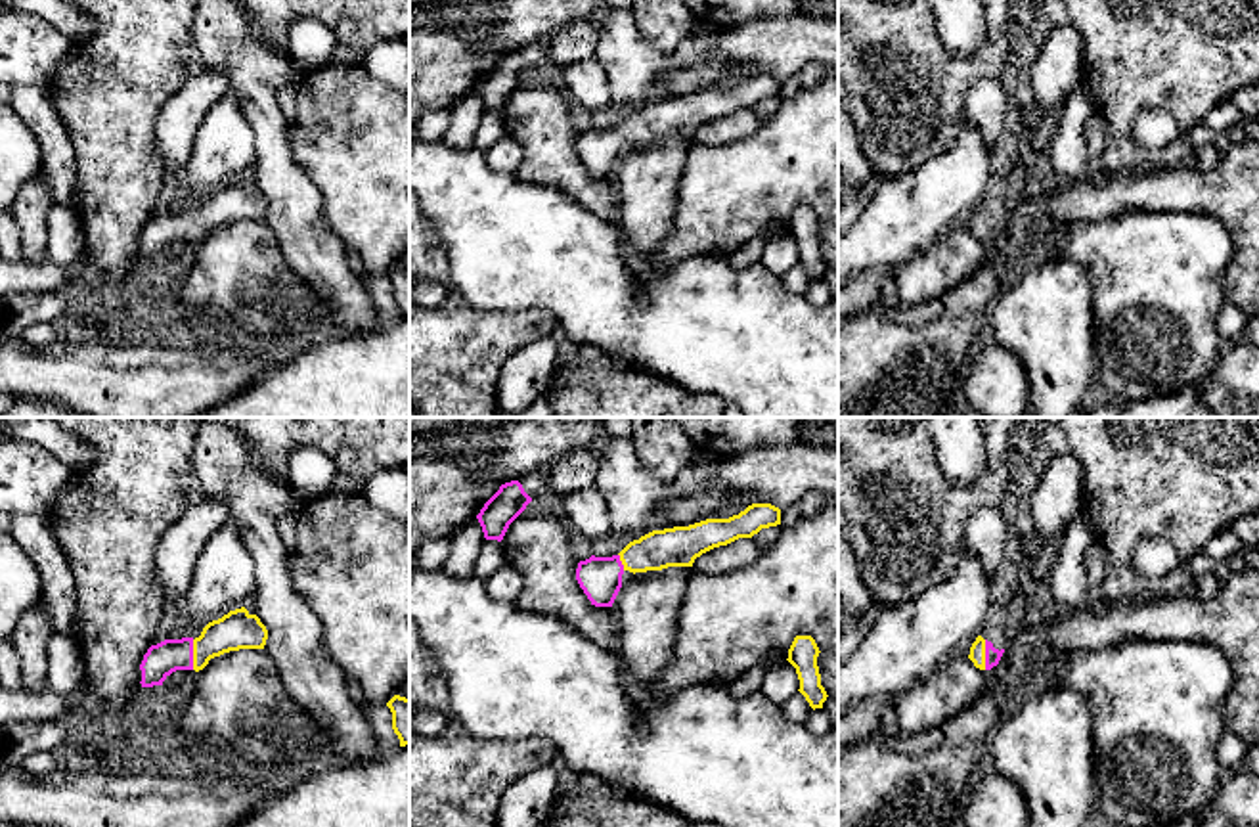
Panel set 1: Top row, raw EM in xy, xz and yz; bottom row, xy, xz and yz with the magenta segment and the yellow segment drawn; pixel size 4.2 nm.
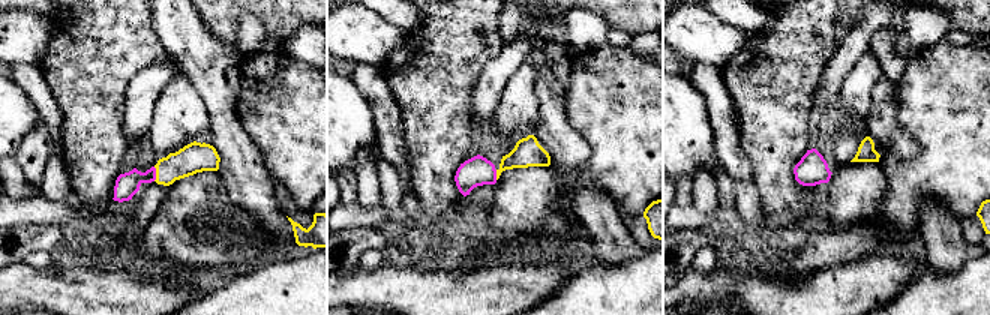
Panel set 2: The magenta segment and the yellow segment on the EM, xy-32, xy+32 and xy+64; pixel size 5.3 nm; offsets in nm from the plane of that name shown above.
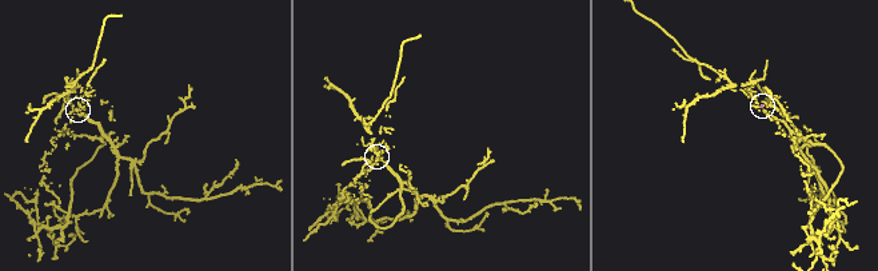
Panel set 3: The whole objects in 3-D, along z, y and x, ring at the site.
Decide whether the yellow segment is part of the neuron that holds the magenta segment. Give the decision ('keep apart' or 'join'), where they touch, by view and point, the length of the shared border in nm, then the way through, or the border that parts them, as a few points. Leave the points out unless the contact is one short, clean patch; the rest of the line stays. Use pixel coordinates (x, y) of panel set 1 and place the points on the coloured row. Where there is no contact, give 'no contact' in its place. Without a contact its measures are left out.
join | xy (192, 655) | 130 nm | across xy (163, 659), (169, 655), (192, 655), (219, 636), (236, 630)

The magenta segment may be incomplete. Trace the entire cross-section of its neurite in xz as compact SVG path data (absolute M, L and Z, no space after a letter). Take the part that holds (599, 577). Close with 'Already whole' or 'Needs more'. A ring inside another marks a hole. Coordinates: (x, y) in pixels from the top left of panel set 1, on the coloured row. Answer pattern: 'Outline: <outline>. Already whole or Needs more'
Outline: M752 503L729 519L706 519L689 526L652 530L630 542L618 555L578 563L576 580L591 605L612 607L622 574L693 567L702 553L739 538L752 538L762 528L781 525L781 509L771 503Z. Needs more

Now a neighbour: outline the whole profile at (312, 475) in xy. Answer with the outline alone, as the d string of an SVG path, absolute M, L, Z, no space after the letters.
M312 446L297 448L291 454L289 488L300 503L329 494L337 475L337 463Z

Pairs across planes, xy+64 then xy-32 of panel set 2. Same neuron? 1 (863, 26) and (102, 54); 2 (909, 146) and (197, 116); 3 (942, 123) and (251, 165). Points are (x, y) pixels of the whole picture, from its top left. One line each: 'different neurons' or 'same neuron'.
1: different neurons
2: different neurons
3: different neurons

